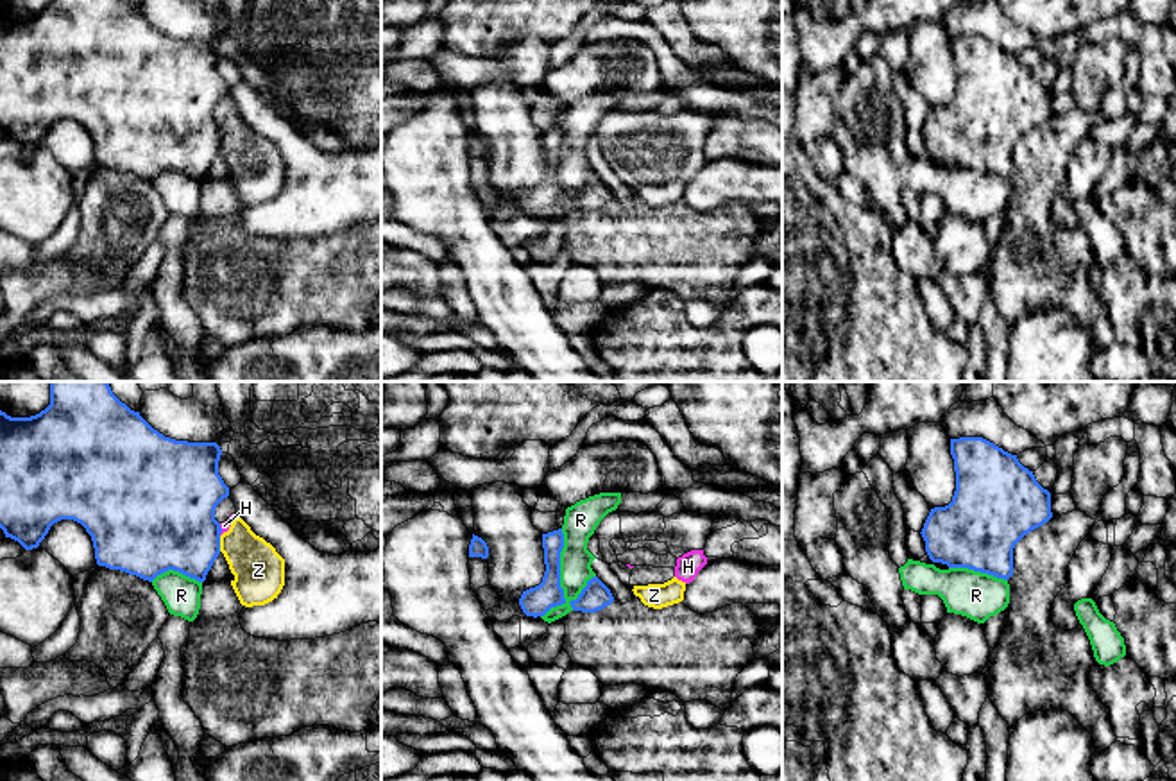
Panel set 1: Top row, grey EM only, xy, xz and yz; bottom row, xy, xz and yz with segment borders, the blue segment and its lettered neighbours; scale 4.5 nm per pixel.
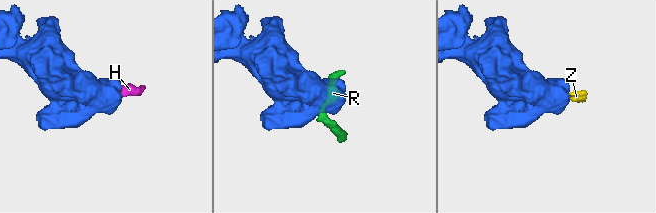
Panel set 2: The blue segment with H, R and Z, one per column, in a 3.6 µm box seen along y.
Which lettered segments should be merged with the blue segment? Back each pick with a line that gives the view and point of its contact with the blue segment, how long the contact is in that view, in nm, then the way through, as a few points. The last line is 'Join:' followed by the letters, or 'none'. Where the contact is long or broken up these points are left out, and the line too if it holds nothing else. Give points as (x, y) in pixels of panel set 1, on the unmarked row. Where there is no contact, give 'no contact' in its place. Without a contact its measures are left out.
Join: none

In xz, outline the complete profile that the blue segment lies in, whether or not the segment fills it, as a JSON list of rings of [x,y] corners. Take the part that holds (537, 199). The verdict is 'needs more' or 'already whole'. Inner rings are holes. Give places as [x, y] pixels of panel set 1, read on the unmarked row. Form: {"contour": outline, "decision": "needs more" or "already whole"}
{"contour": [[[562,127],[542,133],[546,170],[542,181],[523,190],[519,204],[526,215],[544,215],[551,206],[566,202],[560,186],[560,150],[564,147]]], "decision": "already whole"}

